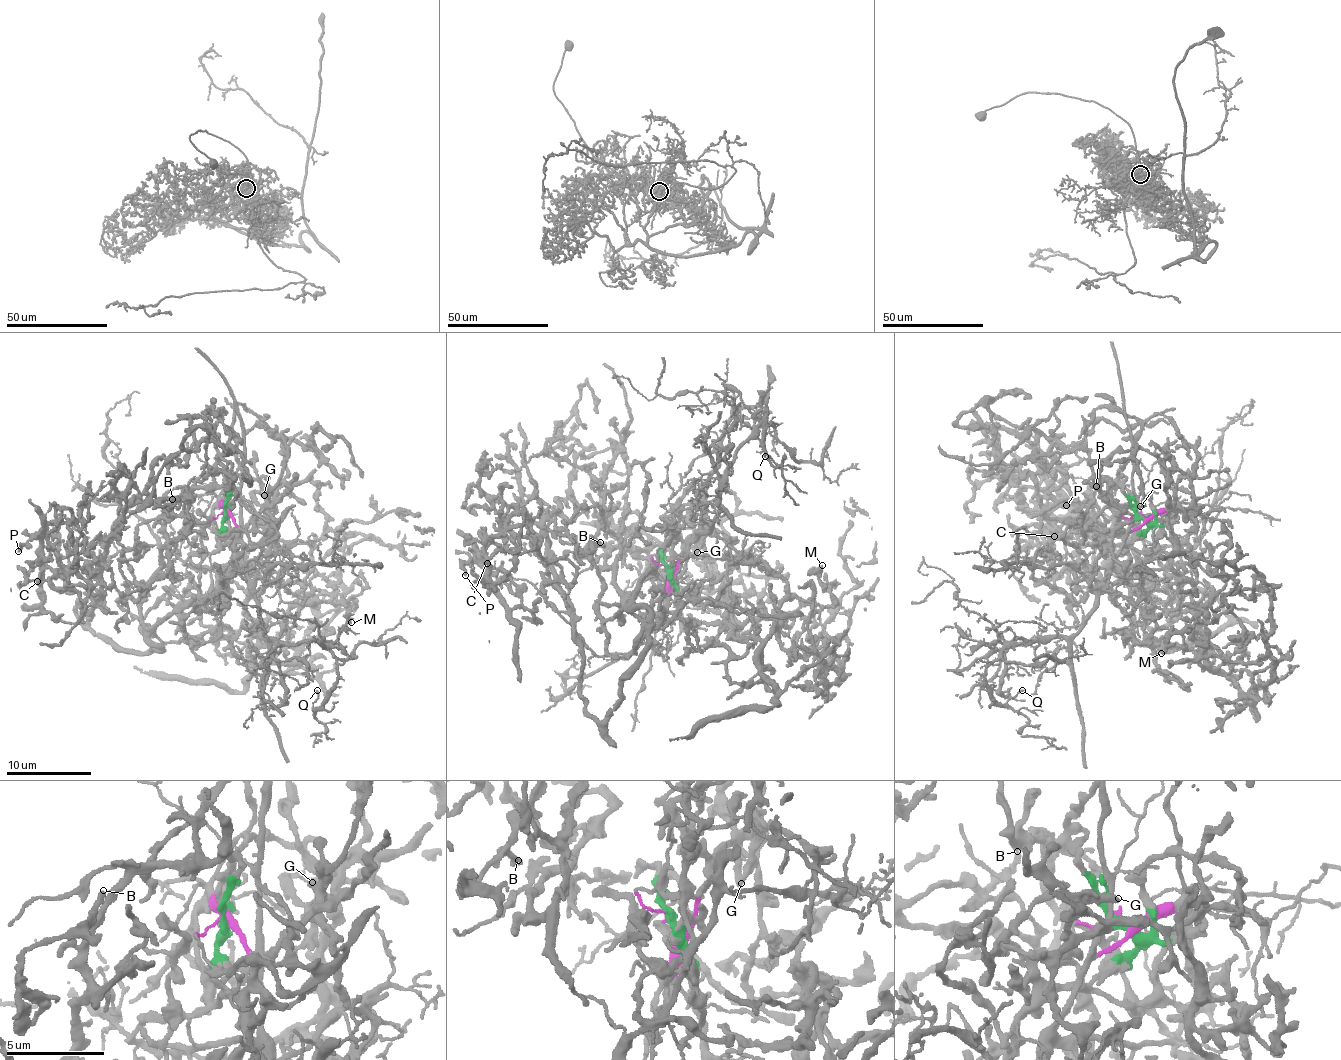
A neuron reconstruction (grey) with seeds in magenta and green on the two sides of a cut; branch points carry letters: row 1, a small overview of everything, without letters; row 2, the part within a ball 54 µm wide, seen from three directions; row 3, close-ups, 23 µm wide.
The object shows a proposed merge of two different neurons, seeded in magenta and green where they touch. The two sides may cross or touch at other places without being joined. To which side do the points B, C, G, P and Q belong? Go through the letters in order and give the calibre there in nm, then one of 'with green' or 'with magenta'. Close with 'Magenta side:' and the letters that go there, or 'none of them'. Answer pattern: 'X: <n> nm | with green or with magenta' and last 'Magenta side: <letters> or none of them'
B: 190 nm | with green
C: 360 nm | with green
G: 320 nm | with green
P: 240 nm | with green
Q: 140 nm | with magenta
Magenta side: Q

